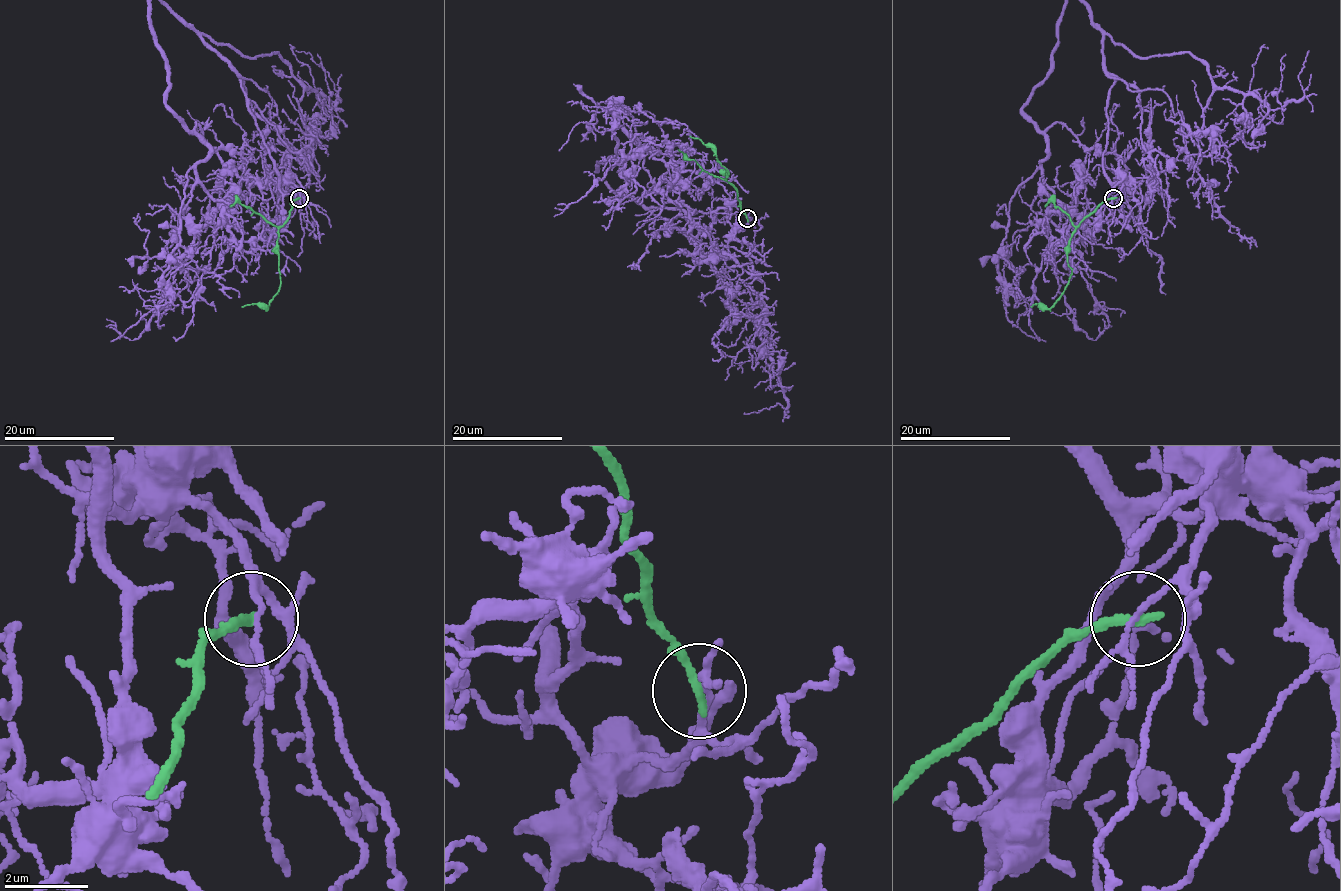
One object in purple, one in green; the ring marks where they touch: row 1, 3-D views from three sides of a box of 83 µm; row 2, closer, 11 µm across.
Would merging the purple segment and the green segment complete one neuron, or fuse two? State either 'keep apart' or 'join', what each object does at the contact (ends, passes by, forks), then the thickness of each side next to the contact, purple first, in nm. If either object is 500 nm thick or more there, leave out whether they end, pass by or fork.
keep apart; purple forks there; green ends there; 100 nm thick on the purple side, 240 nm on the other

